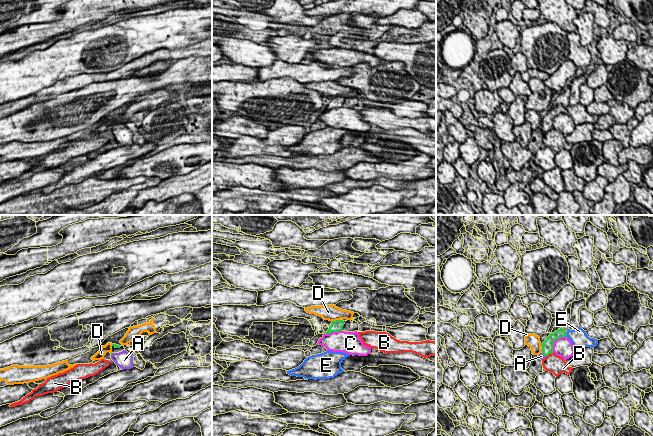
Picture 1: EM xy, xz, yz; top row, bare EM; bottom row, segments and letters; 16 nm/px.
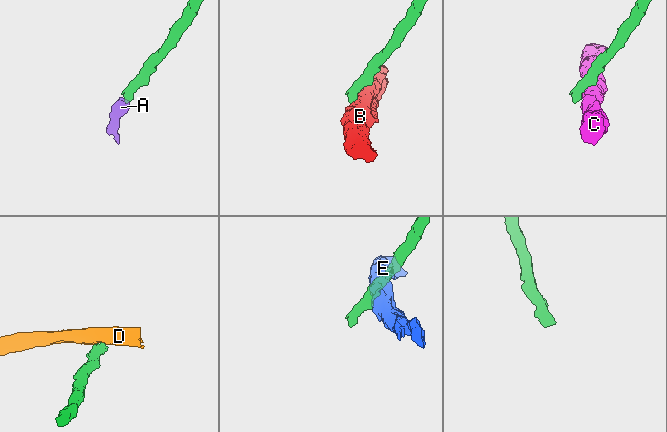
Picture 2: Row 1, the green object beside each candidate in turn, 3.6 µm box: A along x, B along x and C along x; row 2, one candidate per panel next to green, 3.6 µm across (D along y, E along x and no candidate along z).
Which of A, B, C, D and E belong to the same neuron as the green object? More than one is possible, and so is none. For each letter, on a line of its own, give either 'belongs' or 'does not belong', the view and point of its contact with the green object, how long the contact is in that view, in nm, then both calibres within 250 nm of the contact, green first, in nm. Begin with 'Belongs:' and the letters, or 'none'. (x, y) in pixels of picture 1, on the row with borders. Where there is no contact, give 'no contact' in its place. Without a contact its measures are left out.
Belongs: A
A: belongs | yz (543, 354) | 100 nm | 190/90 nm
B: does not belong | yz (549, 353) | 170 nm | 190/300 nm
C: does not belong | yz (555, 340) | 340 nm | 190/320 nm
D: does not belong | xz (336, 320) | 130 nm | 170/260 nm
E: does not belong | yz (566, 334) | 90 nm | 140/280 nm

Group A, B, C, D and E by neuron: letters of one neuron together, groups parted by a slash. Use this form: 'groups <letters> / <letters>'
groups A / B / C / D / E

